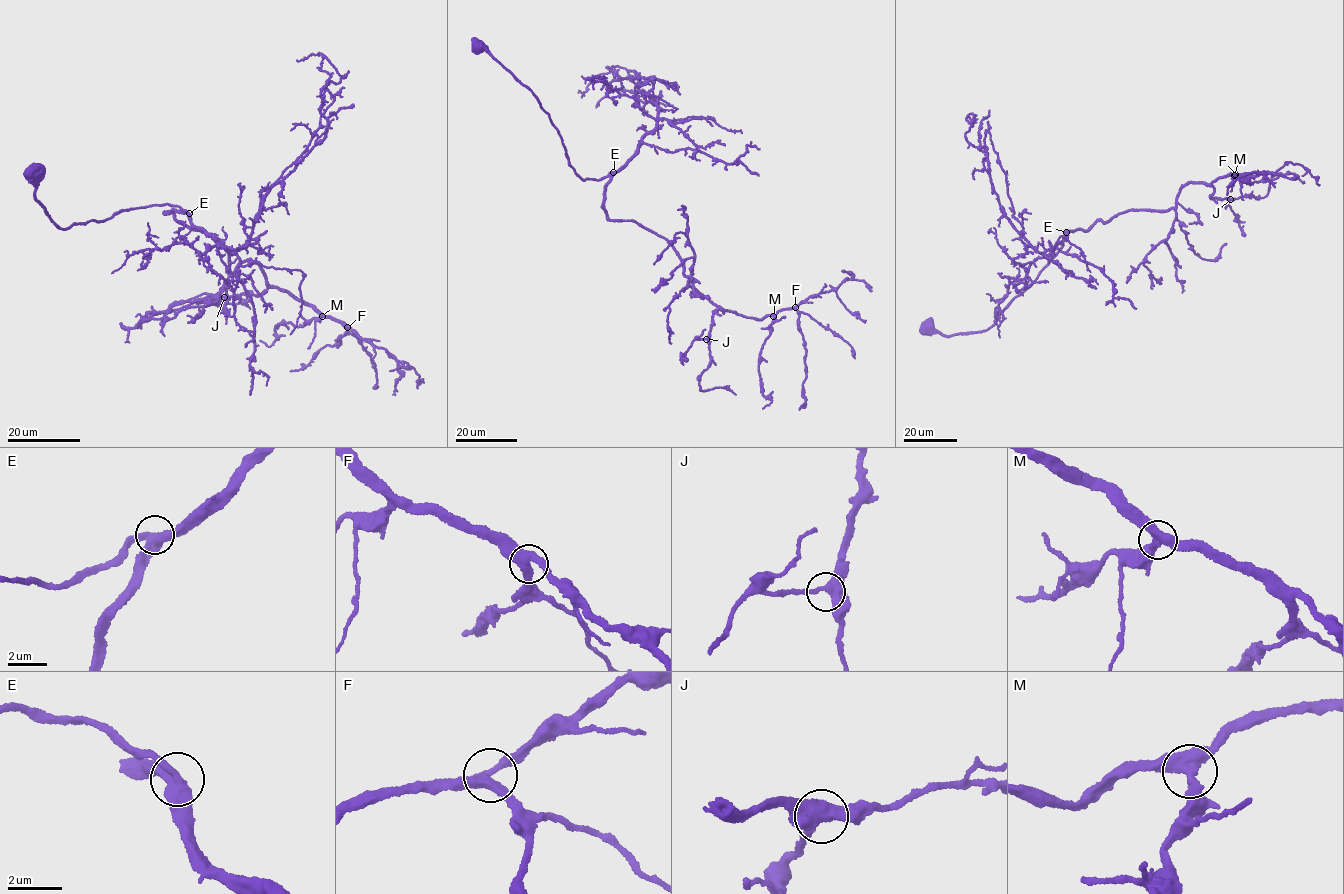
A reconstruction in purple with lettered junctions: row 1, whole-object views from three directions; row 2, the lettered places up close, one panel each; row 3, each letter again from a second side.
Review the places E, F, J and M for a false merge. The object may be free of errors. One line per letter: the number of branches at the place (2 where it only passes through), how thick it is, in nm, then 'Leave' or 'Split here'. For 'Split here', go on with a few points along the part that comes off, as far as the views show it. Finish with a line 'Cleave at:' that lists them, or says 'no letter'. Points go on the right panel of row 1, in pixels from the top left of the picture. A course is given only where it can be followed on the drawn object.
E: Branches: 3. Thickness 440 nm. Leave
F: Branches: 3. Thickness 380 nm. Leave
J: Branches: 3. Thickness 400 nm. Leave
M: Branches: 3. Thickness 420 nm. Leave
Cleave at: no letter

